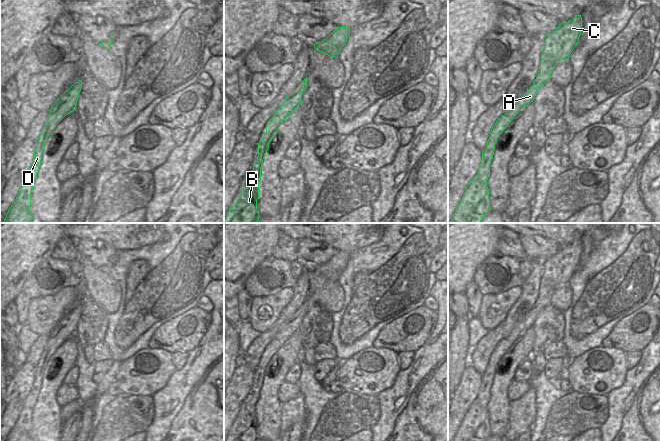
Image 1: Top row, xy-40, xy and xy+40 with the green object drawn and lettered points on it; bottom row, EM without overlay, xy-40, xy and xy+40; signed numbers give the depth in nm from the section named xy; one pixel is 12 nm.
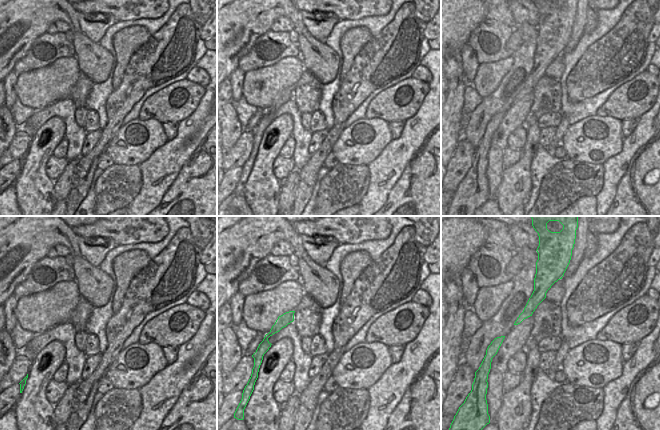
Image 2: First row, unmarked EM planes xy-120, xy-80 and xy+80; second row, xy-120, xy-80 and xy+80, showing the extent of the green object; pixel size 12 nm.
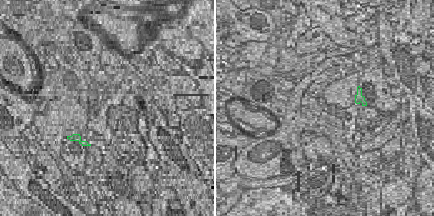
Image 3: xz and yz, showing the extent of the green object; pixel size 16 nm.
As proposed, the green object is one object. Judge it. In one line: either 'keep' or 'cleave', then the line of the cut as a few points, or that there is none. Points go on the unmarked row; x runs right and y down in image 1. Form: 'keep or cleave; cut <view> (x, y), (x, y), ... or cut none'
keep; cut none

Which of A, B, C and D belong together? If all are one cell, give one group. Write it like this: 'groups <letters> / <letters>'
groups A B C D

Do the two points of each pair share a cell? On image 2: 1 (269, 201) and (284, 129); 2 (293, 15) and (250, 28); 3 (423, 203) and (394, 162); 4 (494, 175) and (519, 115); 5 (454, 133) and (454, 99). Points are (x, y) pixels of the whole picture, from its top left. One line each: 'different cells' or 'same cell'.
1: same cell
2: same cell
3: different cells
4: same cell
5: same cell

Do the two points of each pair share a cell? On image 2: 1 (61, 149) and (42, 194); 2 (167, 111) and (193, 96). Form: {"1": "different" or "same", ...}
{"1": "different", "2": "same"}

